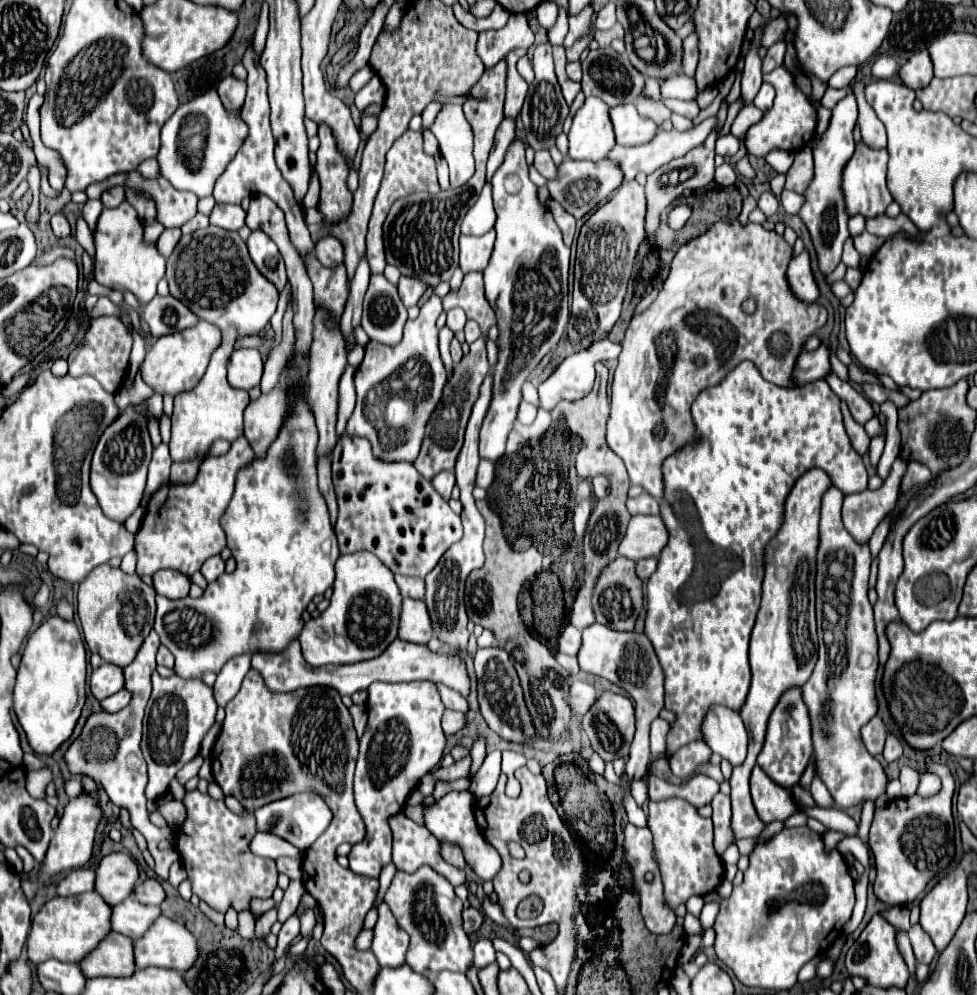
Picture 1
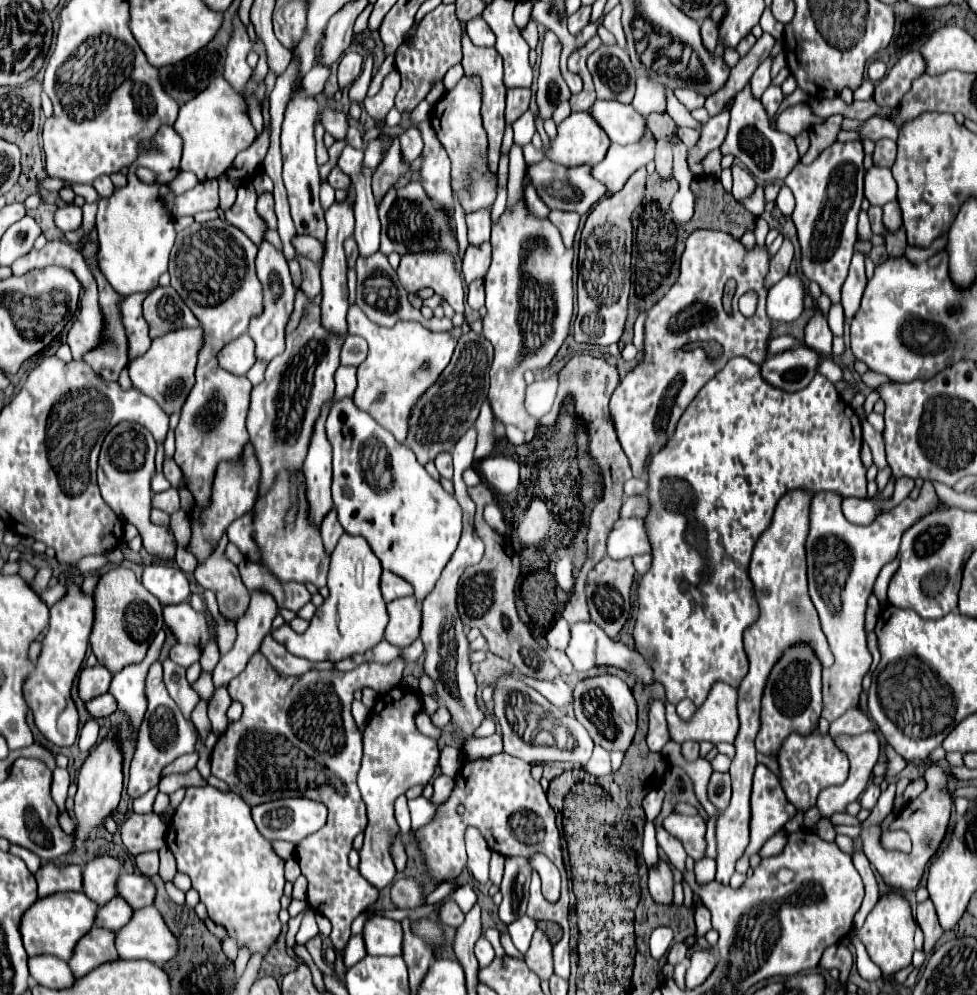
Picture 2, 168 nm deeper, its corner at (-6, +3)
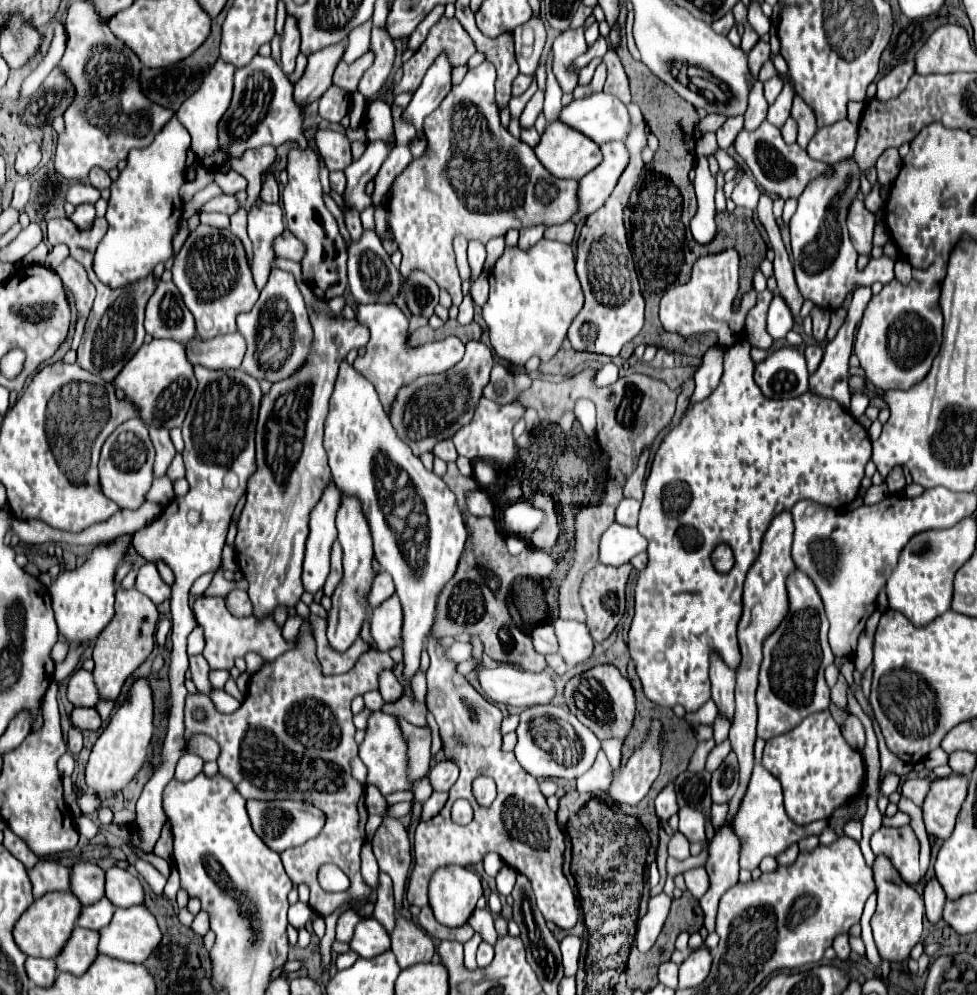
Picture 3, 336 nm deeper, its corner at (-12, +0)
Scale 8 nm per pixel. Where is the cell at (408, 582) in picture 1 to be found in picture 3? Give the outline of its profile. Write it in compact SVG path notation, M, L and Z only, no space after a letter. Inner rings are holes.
M381 572L375 582L373 582L373 588L371 588L371 594L369 594L369 604L371 608L377 608L381 606L387 598L391 598L395 594L395 584L391 580L391 576L387 572Z

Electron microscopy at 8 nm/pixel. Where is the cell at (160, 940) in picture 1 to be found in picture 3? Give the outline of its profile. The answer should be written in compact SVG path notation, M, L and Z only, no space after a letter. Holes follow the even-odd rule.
M131 906L131 908L117 908L111 924L101 930L101 940L99 940L99 952L117 960L125 962L145 962L155 946L163 940L163 934L155 922L155 916L147 906Z

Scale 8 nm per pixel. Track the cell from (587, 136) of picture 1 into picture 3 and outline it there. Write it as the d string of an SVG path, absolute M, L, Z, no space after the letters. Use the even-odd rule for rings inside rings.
M553 122L545 128L541 142L535 148L535 154L555 178L573 178L573 180L581 180L587 172L591 172L603 160L599 144L591 142L591 138L577 132L575 128L563 126L563 122Z

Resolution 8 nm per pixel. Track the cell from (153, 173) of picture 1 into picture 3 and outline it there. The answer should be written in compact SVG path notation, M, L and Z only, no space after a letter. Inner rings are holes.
M173 116L147 148L129 152L127 168L111 184L111 198L105 214L109 230L95 252L93 268L103 284L123 288L147 278L159 262L167 262L175 256L173 238L179 230L183 212L179 188L185 182L189 144L191 136L187 128Z

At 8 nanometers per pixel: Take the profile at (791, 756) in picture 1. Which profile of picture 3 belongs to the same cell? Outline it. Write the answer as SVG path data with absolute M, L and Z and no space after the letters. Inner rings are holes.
M793 572L787 578L789 614L781 626L763 644L763 664L759 672L757 706L759 726L757 736L763 740L775 738L793 730L809 714L829 708L829 686L825 682L825 668L833 664L835 656L827 642L829 622L823 610L823 602L813 582L801 572Z

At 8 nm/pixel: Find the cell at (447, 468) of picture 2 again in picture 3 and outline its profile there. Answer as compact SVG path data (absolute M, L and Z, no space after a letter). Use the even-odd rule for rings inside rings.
M451 440L439 442L439 444L433 448L433 454L439 456L441 460L445 460L445 462L455 462L455 460L457 460L457 450L455 450L455 446L453 446Z

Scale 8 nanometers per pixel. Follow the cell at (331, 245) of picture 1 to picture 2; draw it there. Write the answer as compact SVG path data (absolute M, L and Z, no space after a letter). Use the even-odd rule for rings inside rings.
M295 235L293 247L297 251L297 257L309 257L311 261L323 259L325 247L321 247L321 243L317 243L317 239L311 239L309 235Z

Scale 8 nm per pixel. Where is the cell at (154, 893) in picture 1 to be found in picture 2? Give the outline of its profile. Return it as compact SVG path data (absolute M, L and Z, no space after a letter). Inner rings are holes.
M121 873L115 887L117 895L123 897L133 909L153 905L155 885L149 877L141 877L141 873Z

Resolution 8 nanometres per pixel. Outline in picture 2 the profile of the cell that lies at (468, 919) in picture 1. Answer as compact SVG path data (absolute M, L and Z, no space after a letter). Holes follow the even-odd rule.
M445 899L439 907L439 921L447 927L459 927L463 923L463 911L459 909L459 905L453 899Z

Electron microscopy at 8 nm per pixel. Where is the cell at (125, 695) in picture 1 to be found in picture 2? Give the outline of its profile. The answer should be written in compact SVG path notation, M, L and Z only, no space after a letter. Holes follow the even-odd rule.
M105 693L105 695L99 695L99 697L91 699L91 701L87 701L85 707L87 707L87 713L93 719L99 719L99 717L111 715L117 709L117 701L109 693Z

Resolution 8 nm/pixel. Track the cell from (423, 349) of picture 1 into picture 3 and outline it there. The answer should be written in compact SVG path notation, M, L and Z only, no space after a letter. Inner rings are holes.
M361 304L357 308L357 320L359 320L359 324L369 328L371 338L367 342L365 356L359 356L353 366L359 374L363 374L375 386L387 416L391 414L395 396L399 394L399 390L403 386L411 384L419 376L441 374L441 372L453 368L463 358L463 352L465 352L463 342L455 336L449 336L449 338L439 340L439 342L427 342L427 344L411 346L409 344L409 318L393 304L391 306L387 306L387 304L363 306Z

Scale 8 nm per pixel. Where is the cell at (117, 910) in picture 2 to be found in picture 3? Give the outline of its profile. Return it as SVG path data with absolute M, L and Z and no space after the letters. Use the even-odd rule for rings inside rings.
M101 898L99 902L95 902L91 906L83 906L77 926L89 928L89 930L101 930L103 926L111 924L113 914L115 914L115 906L111 906L111 902L107 902L107 898Z

